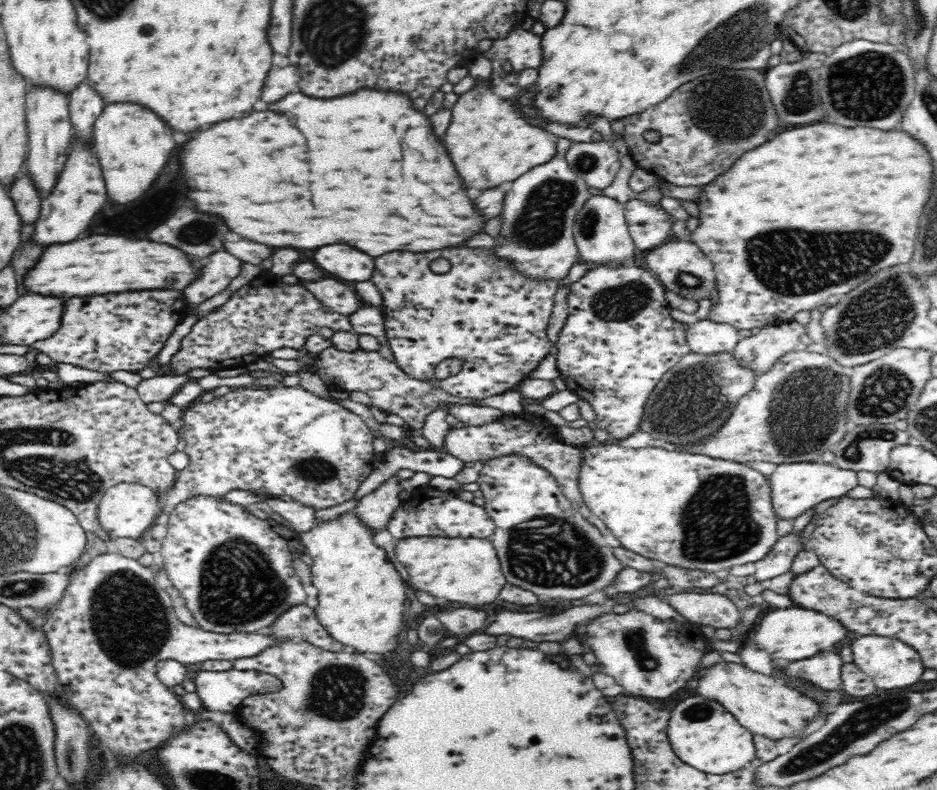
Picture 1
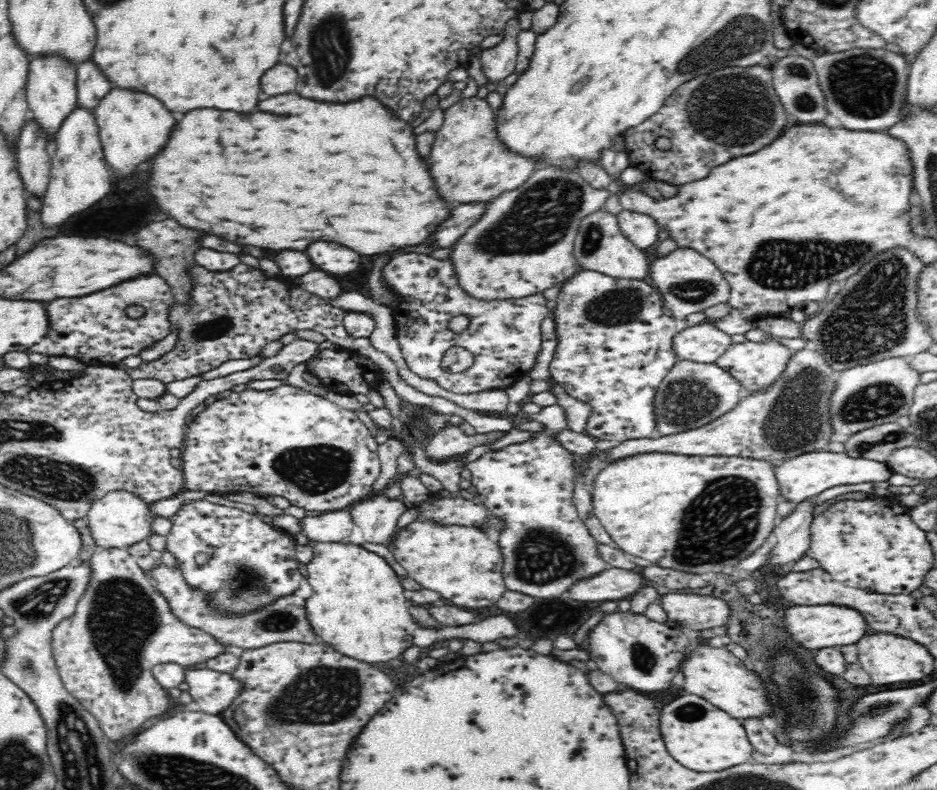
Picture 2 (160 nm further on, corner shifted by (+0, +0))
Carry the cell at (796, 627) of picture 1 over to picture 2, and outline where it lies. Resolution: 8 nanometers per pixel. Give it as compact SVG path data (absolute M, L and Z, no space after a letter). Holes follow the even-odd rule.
M832 604L816 606L788 605L786 611L786 632L804 648L828 648L856 644L862 636L869 634L867 622L858 611L850 607L839 607Z

